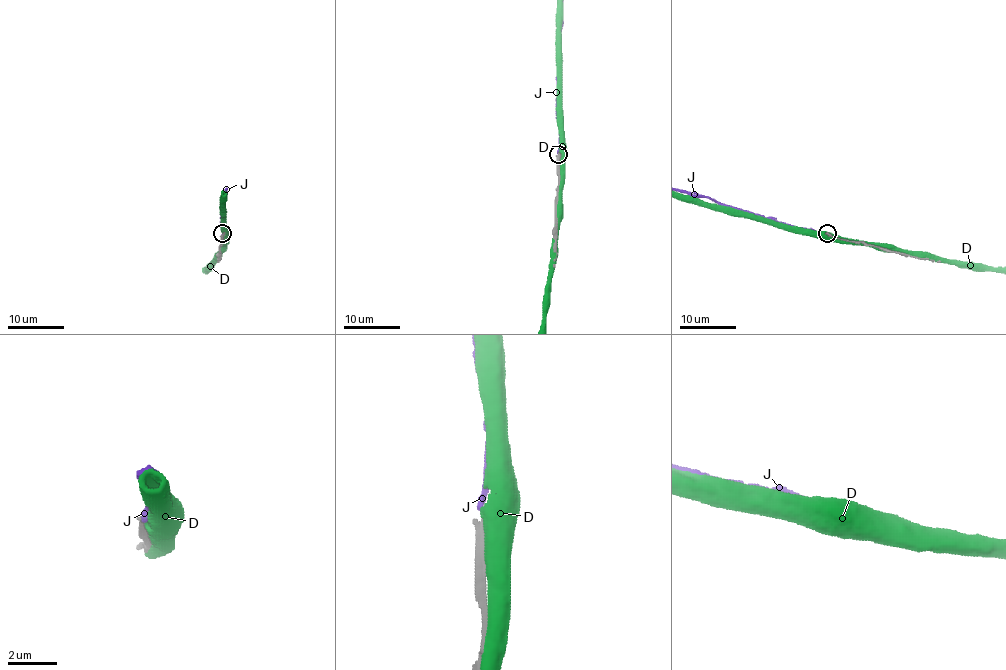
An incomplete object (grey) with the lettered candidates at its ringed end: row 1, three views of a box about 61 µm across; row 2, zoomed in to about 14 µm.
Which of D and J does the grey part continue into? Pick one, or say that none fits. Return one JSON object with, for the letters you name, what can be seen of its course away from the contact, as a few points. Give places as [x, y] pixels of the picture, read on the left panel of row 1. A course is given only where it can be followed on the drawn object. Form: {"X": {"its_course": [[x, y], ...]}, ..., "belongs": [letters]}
{"belongs": []}

